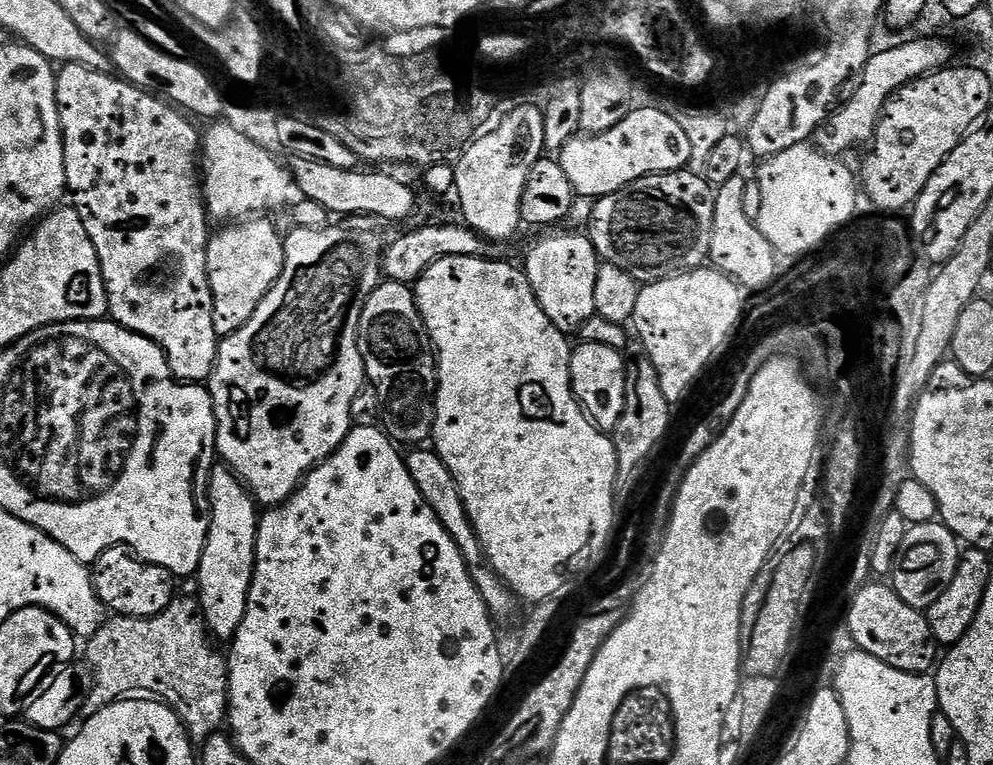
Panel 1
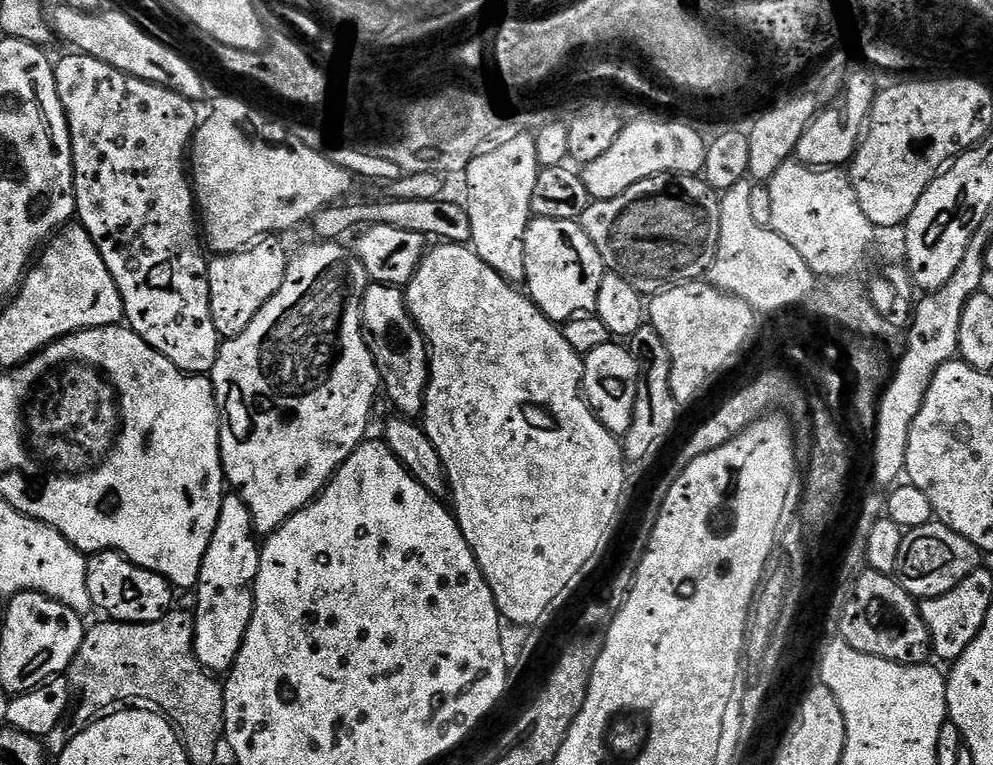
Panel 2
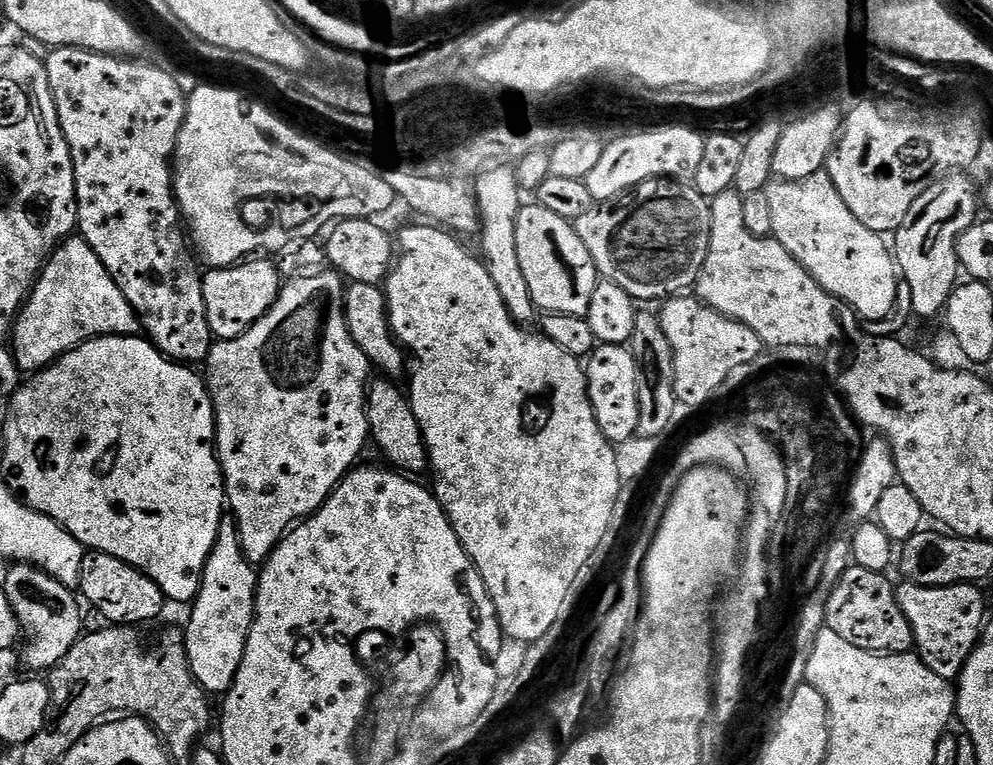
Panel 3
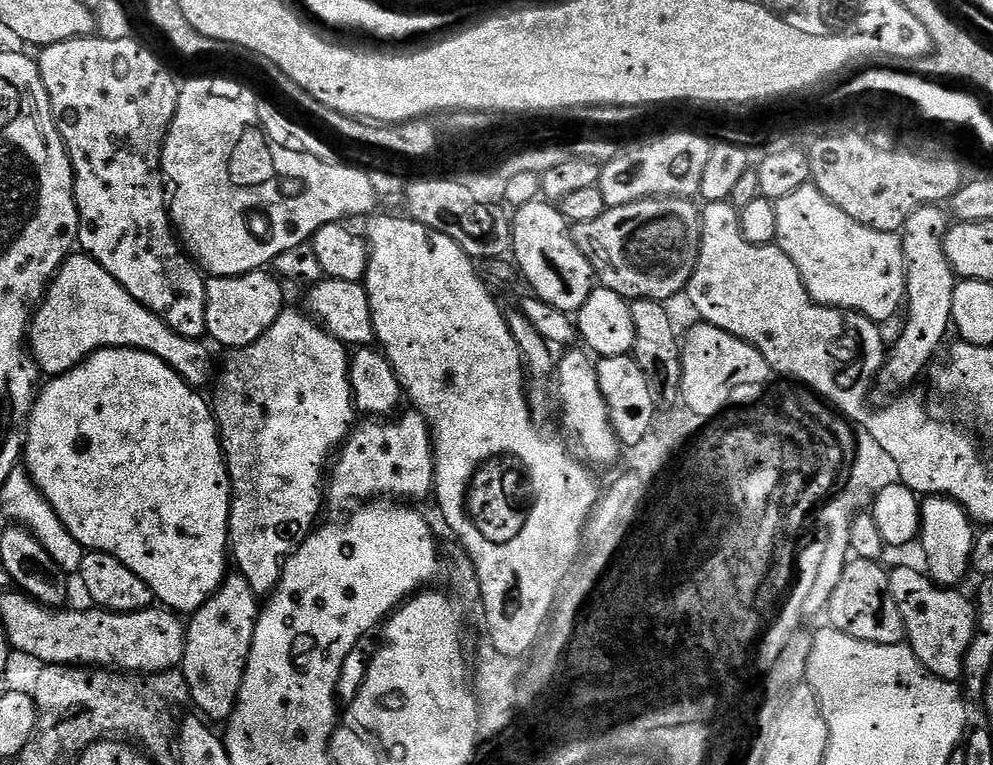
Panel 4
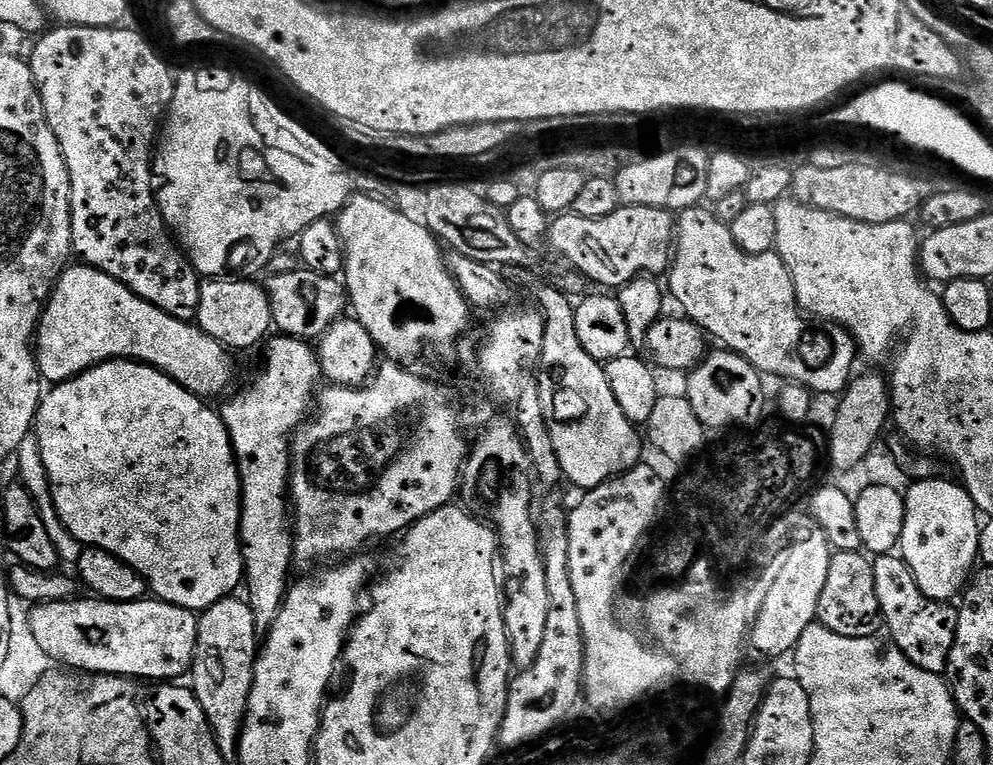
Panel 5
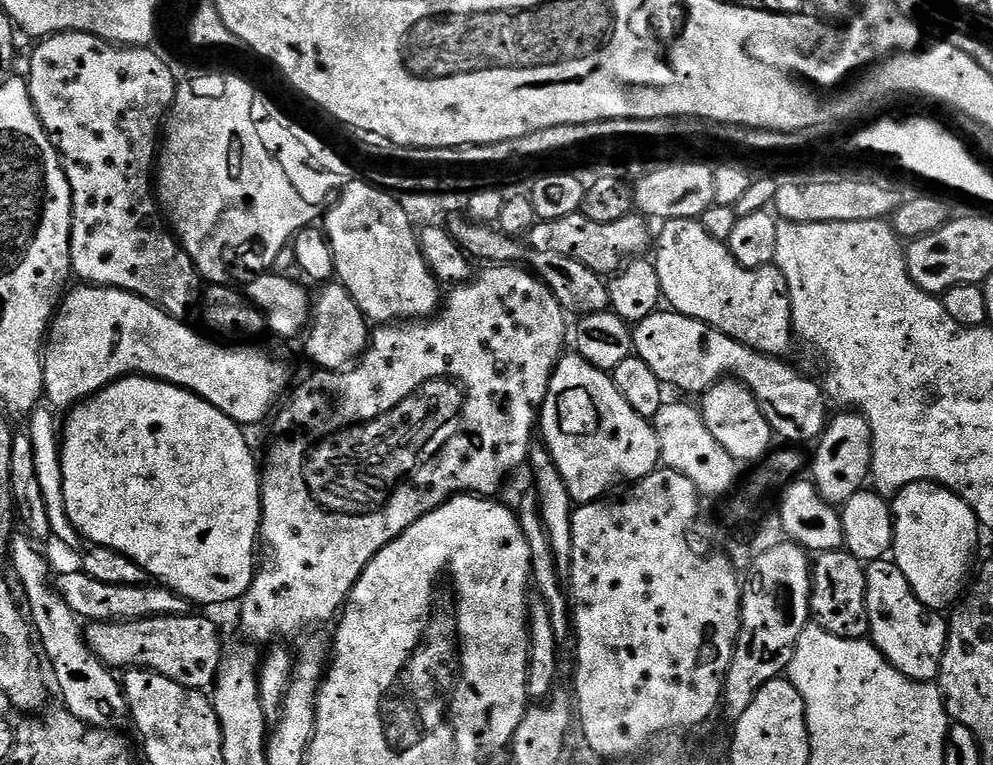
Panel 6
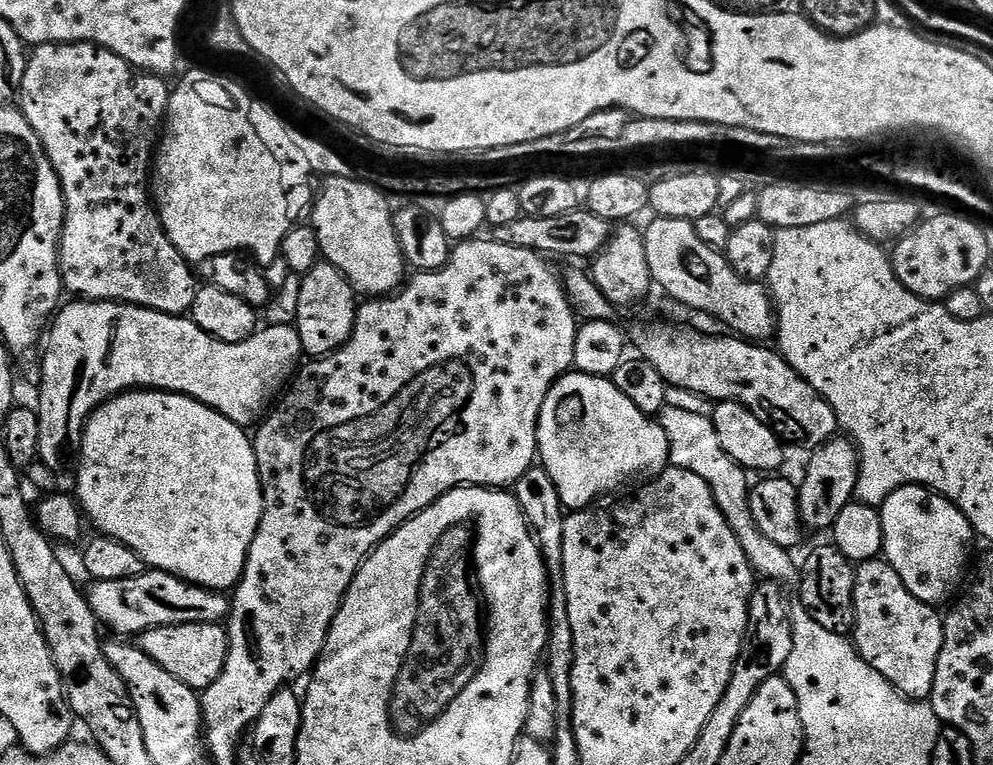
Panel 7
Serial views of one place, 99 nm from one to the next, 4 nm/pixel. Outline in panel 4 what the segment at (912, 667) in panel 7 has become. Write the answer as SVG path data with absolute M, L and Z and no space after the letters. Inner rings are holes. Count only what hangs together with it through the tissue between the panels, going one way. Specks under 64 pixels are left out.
M892 568L888 581L894 594L894 602L904 619L906 643L924 666L943 680L959 681L964 675L964 659L970 642L976 633L976 605L955 587L941 586L931 576L916 568Z

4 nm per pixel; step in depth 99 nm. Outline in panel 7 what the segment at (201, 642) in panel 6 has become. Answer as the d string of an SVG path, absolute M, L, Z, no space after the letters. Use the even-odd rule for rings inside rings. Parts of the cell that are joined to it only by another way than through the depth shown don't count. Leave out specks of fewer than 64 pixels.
M187 624L186 626L162 626L141 632L138 647L145 652L166 674L174 674L178 682L203 690L219 678L228 657L228 630L224 624Z

